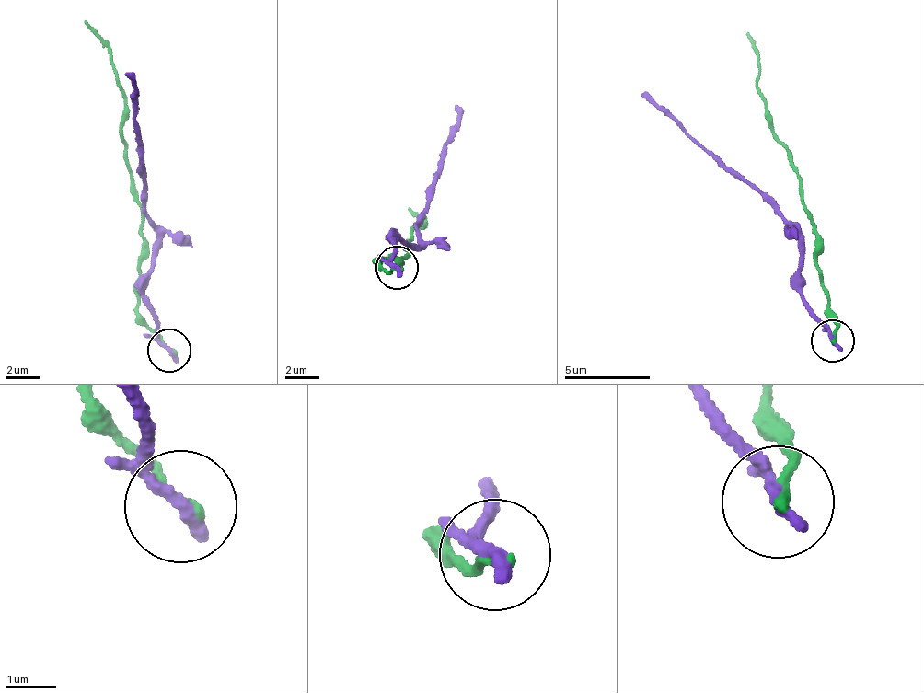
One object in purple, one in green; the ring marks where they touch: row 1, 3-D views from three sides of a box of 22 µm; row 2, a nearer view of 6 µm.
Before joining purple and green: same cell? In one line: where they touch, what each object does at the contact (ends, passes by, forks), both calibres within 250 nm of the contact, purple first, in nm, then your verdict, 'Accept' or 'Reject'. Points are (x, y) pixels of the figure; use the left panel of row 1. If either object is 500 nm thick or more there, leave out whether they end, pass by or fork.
Place: (169, 351). At the ring purple ends. At the ring green ends. Thickness 320 nm (purple) against 200 nm. Reject

